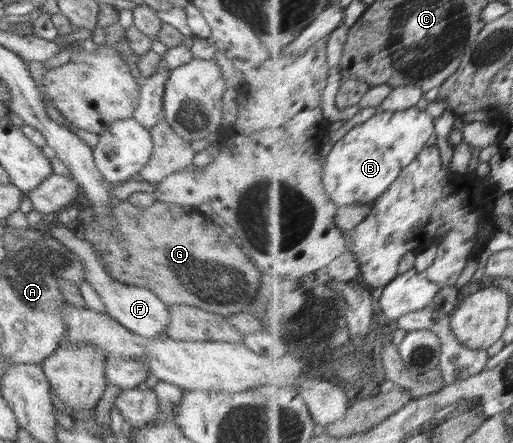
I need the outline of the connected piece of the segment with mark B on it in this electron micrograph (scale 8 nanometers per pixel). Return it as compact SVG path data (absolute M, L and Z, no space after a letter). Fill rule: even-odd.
M421 108L378 112L337 141L328 155L324 176L328 196L339 207L373 204L422 155L433 134L435 117Z

